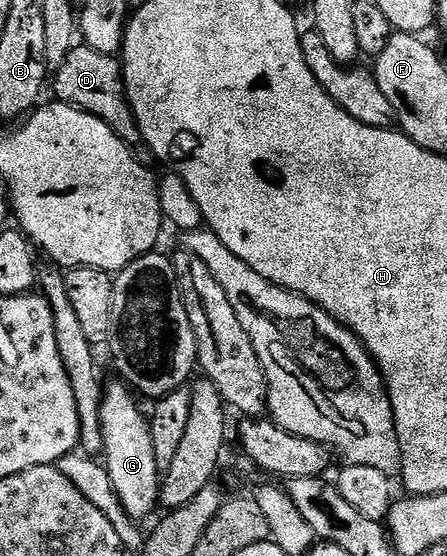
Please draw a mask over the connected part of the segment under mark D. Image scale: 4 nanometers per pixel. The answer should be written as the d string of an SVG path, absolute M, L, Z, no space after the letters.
M84 43L75 44L72 51L68 51L68 59L60 63L60 67L53 70L52 89L59 102L71 105L88 115L96 115L120 138L124 144L138 147L143 144L142 132L134 118L130 101L126 98L126 80L122 78L122 62L115 55L104 55L100 51L92 51Z

